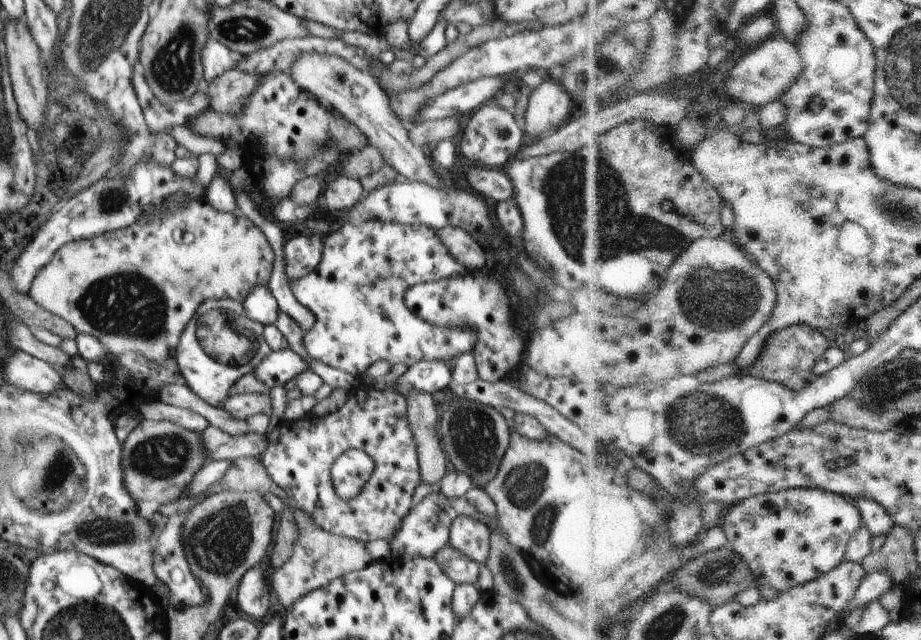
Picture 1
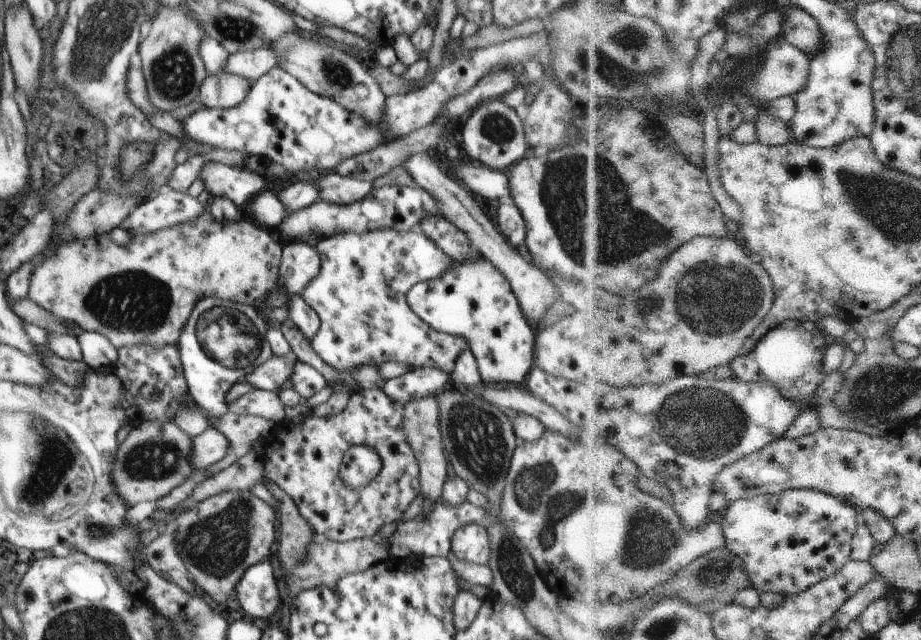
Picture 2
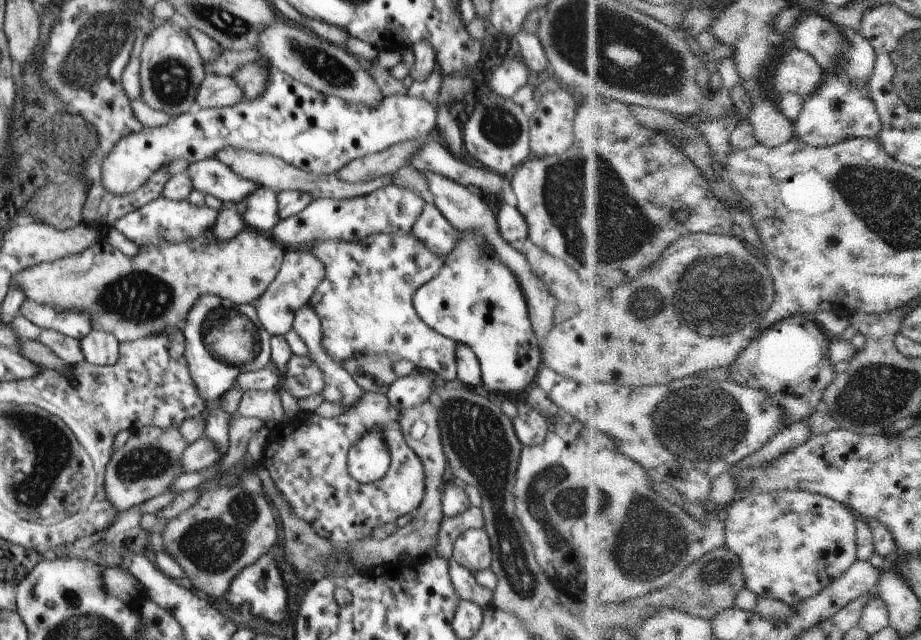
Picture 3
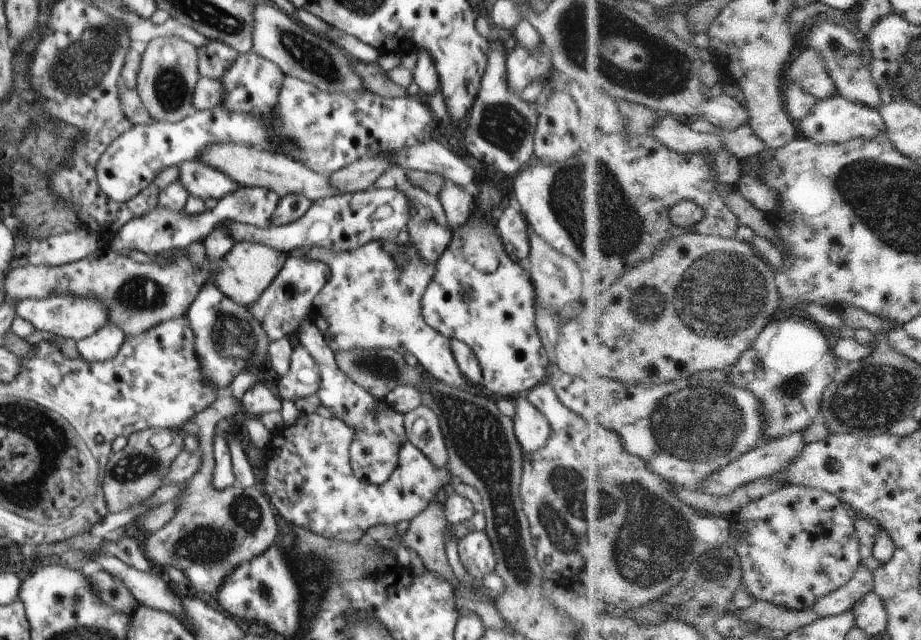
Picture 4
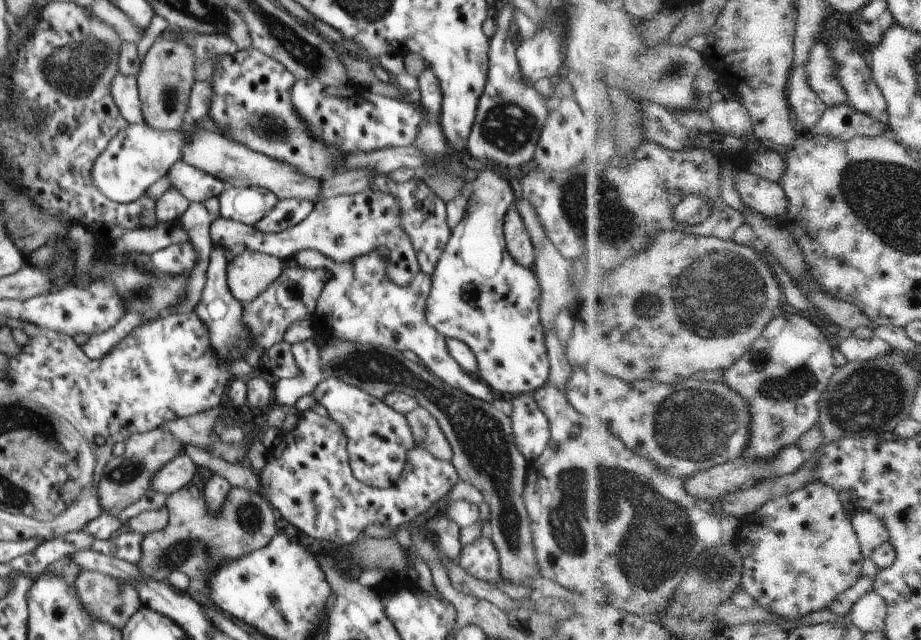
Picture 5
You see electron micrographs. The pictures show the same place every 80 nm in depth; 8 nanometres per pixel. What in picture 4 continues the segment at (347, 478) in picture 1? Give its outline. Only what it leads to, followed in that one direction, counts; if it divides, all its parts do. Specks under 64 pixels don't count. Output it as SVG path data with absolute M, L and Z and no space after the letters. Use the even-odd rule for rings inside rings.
M310 319L302 320L295 334L298 334L299 343L306 348L318 366L321 380L316 396L321 406L328 408L335 418L340 418L354 428L354 440L349 449L349 460L354 476L370 485L384 484L394 472L394 468L398 466L398 448L407 442L404 415L390 409L387 405L380 406L378 399L358 386L356 382L352 382L338 368L334 352L326 344L318 326Z

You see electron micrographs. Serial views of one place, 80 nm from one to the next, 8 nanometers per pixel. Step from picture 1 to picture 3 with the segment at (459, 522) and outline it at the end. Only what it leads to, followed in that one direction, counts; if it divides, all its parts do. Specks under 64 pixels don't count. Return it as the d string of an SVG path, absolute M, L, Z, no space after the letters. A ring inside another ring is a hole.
M483 529L462 532L454 542L452 558L470 573L490 569L492 548L488 534Z

